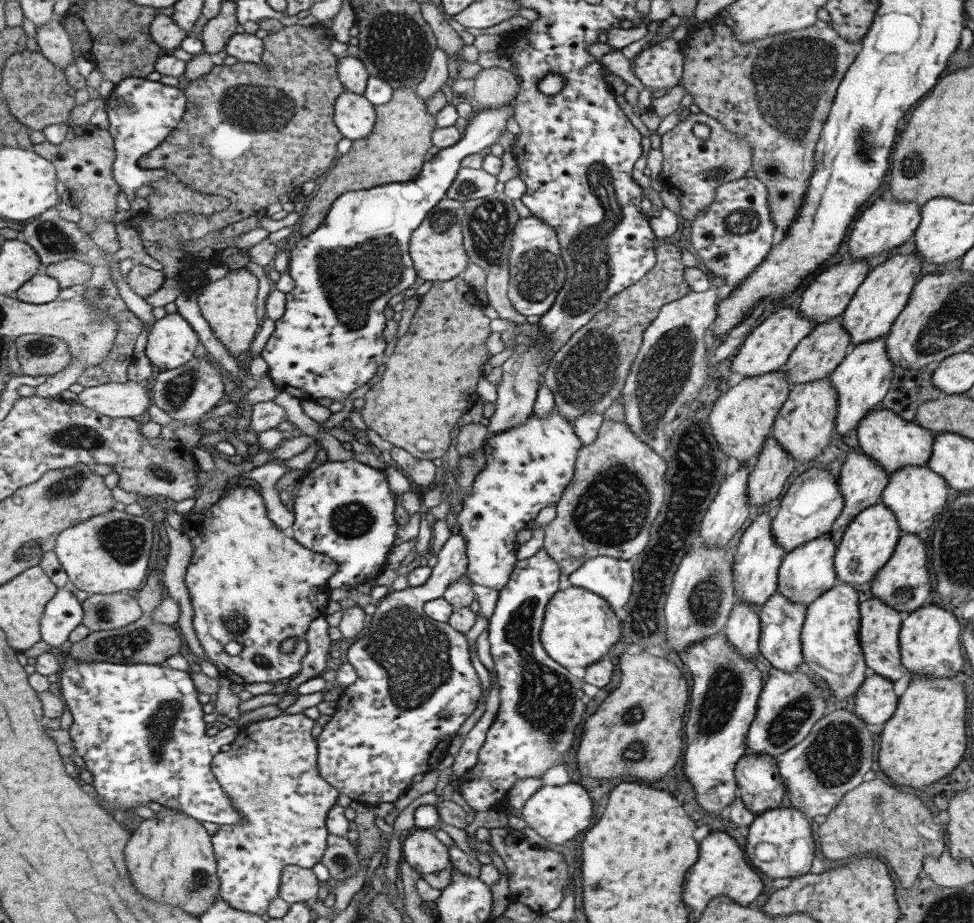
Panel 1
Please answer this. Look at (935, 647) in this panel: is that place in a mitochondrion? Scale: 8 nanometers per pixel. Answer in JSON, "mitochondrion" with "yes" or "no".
{"mitochondrion":"no"}

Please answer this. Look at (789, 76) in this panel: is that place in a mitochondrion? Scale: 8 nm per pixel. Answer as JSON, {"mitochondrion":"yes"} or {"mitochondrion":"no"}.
{"mitochondrion":"yes"}

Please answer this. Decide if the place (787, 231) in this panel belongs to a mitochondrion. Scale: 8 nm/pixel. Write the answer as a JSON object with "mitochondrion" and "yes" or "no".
{"mitochondrion":"no"}

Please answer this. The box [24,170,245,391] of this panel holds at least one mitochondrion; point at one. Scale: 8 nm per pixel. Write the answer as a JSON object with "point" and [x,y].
{"point":[54,239]}

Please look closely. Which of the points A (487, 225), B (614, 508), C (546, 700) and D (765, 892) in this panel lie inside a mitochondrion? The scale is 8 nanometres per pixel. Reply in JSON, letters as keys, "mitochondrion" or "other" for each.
{"A":"mitochondrion","B":"mitochondrion","C":"mitochondrion","D":"other"}

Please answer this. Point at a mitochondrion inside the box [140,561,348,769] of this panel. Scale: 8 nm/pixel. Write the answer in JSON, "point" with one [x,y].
{"point":[232,620]}

